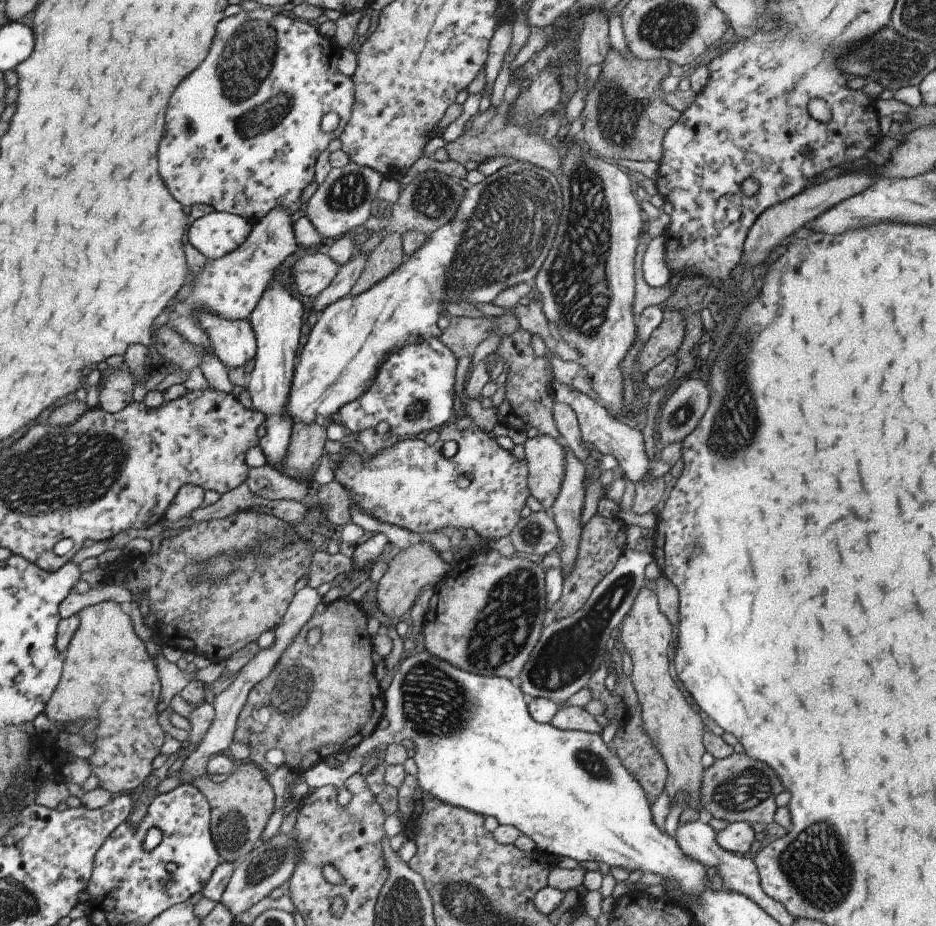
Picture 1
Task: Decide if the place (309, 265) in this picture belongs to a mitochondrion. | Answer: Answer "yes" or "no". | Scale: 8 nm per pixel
no

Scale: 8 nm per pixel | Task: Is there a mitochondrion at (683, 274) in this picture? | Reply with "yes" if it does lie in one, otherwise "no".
no

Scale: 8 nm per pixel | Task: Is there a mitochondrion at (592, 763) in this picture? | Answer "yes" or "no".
yes

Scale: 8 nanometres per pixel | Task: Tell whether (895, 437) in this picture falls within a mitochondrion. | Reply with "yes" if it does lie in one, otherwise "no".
no

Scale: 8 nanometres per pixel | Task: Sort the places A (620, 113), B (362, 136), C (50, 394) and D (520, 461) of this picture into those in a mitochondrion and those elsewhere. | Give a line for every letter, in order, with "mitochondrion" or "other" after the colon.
A: mitochondrion
B: other
C: other
D: other

